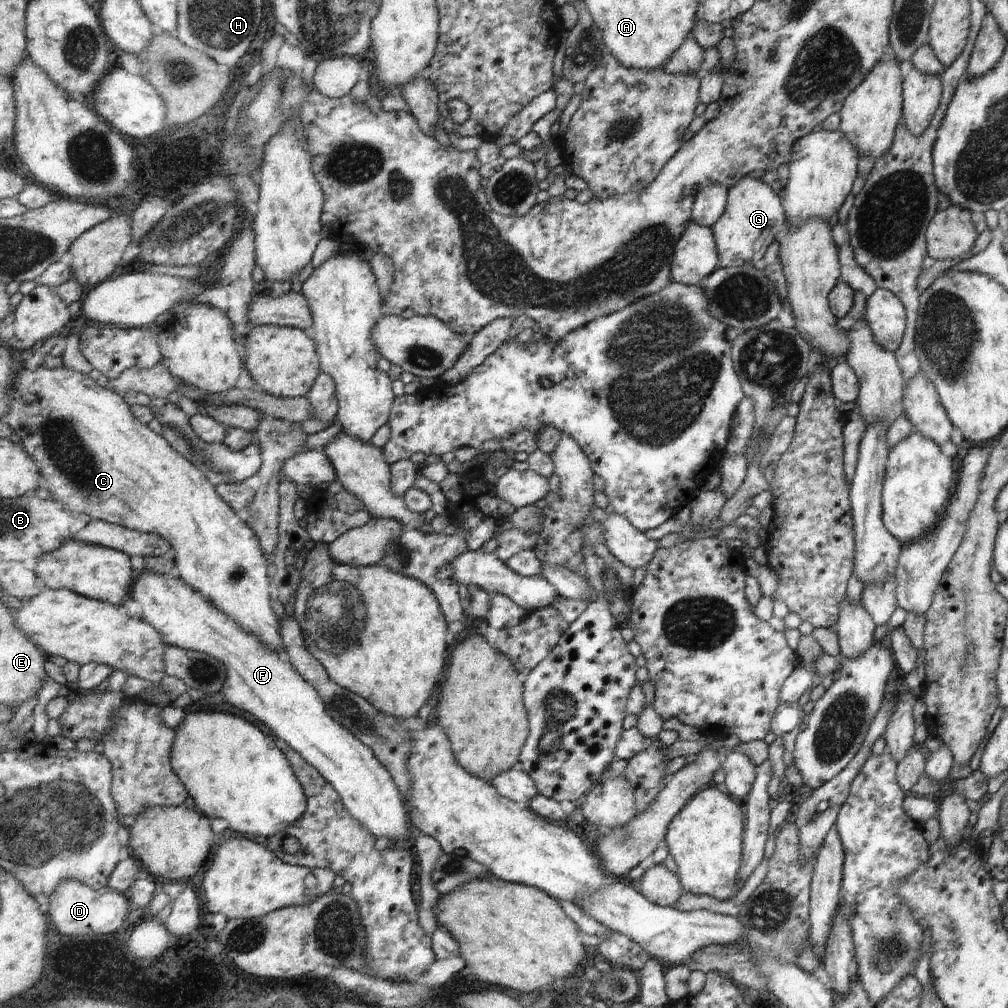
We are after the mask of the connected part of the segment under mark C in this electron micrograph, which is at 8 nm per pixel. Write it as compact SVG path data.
M41 366L36 370L35 372L31 372L30 370L27 370L24 368L24 370L20 371L21 378L19 379L19 382L17 383L17 386L12 390L12 398L13 398L13 408L9 411L9 414L5 416L3 419L3 422L6 422L7 424L10 424L10 427L22 438L22 446L26 448L27 452L31 454L31 458L36 462L36 465L39 466L39 471L41 471L41 474L44 478L44 484L45 487L50 491L50 493L53 496L53 500L57 501L59 504L62 504L62 507L70 513L74 514L80 514L80 513L87 513L90 515L92 519L97 520L104 520L108 523L115 523L118 525L123 525L126 527L129 527L130 529L135 529L139 532L144 533L155 533L159 536L162 536L164 539L167 539L171 542L172 547L177 551L177 556L175 558L175 562L177 563L177 574L178 577L183 581L186 582L191 588L194 588L197 592L200 592L203 596L206 596L221 612L224 612L227 616L230 616L232 620L236 620L246 632L252 632L254 636L258 636L266 646L270 646L272 650L278 650L278 652L282 651L282 648L284 648L284 640L282 640L282 628L280 628L280 617L278 617L278 614L276 614L276 610L274 610L274 602L272 600L275 598L274 593L274 587L273 587L273 569L272 569L272 562L270 561L269 556L265 552L265 549L263 548L263 544L261 542L261 538L259 535L255 532L254 529L251 528L251 526L248 524L248 522L244 521L242 517L239 516L238 512L234 511L234 508L228 504L228 502L224 502L224 498L216 492L216 482L215 480L208 476L204 471L202 471L200 468L197 468L190 460L187 460L168 440L160 434L156 434L150 426L147 426L146 424L143 424L142 421L139 420L138 417L135 416L135 413L132 411L132 407L124 397L122 397L119 393L116 393L115 391L112 391L111 389L108 389L103 381L97 381L90 376L90 374L85 374L82 372L77 372L74 370L71 370L70 368L67 368L64 366L60 369L50 369L46 368L45 366Z

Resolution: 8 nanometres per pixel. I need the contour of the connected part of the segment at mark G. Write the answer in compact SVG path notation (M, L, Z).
M759 174L746 176L739 184L731 187L727 192L727 206L722 217L711 227L721 267L738 267L747 263L756 264L765 255L767 249L775 242L776 234L780 232L785 222L781 196L776 195L762 180Z

